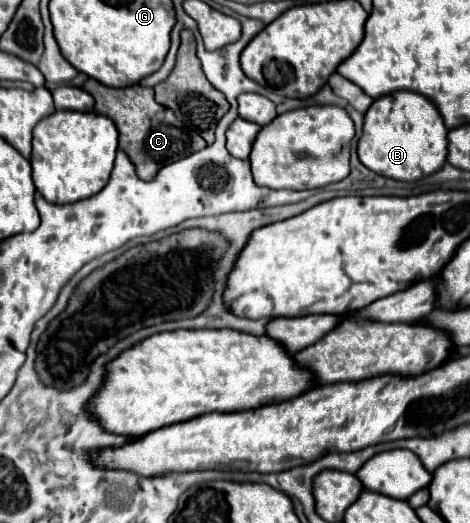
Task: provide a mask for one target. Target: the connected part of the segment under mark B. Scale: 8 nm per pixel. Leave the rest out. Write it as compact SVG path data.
M397 90L375 98L369 112L365 112L357 152L361 164L381 176L393 180L419 180L445 164L447 128L431 100L409 90Z

